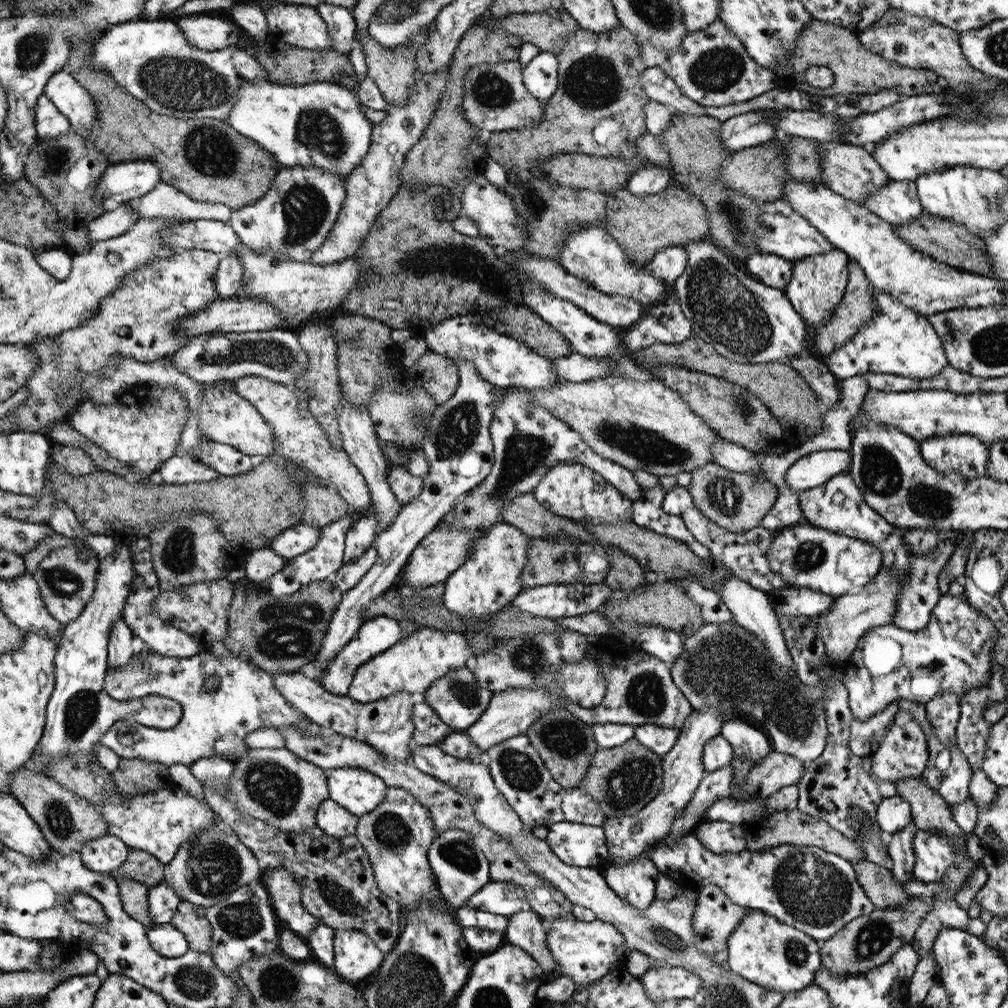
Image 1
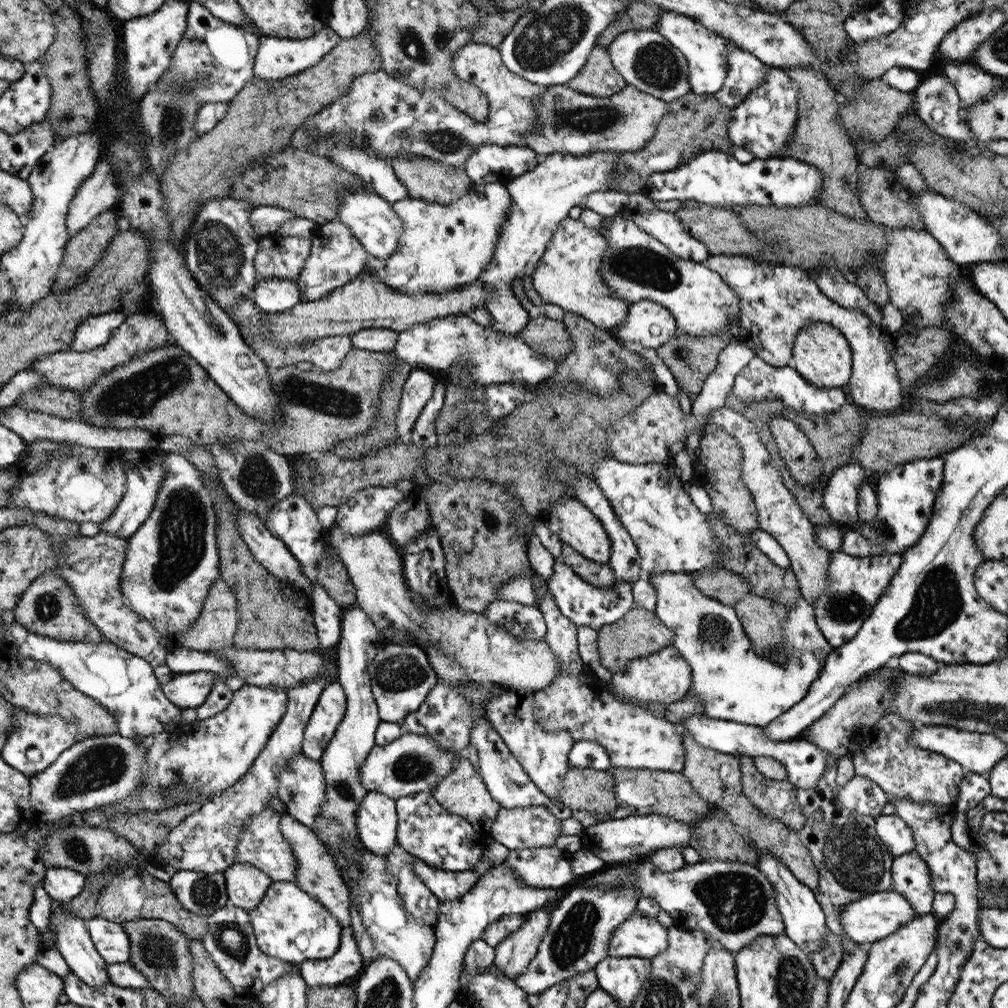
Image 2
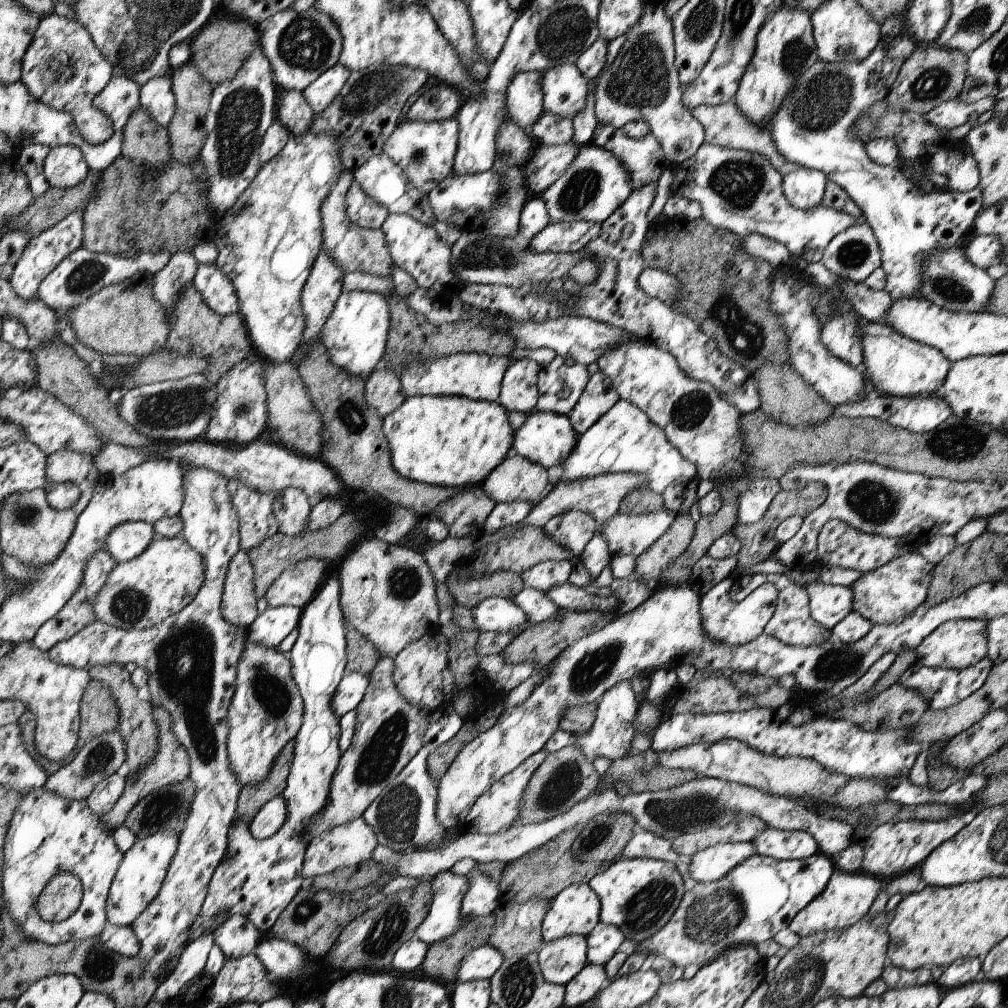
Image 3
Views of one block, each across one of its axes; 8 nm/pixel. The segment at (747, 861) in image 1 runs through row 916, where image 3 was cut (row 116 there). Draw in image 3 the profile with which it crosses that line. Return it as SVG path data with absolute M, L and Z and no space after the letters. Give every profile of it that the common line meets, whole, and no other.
M908 33L900 34L892 40L892 42L886 42L886 40L880 40L878 42L878 46L864 58L864 60L844 60L839 62L824 62L824 60L818 60L814 66L810 66L806 70L806 72L802 72L802 76L798 76L798 79L794 82L794 86L790 88L790 92L788 92L788 96L784 98L784 102L782 102L782 106L774 112L774 118L770 118L768 122L766 122L766 129L770 132L770 138L772 138L772 142L774 142L774 148L776 148L776 152L780 152L780 156L786 160L786 163L790 164L798 164L798 166L806 167L810 169L818 170L822 172L827 181L832 181L838 187L841 187L847 194L850 196L850 199L862 210L863 216L862 219L866 222L870 228L872 228L872 232L874 232L874 236L876 236L876 240L878 242L878 246L881 249L882 254L882 263L881 267L884 272L886 272L886 286L884 291L890 296L890 299L893 302L898 302L898 300L908 300L908 298L912 298L913 296L919 295L918 290L920 290L920 286L922 286L922 276L924 276L924 262L930 258L930 254L934 254L936 250L950 250L950 248L954 248L954 246L960 246L960 238L966 235L969 231L968 228L973 226L974 218L976 218L976 214L978 214L978 210L983 206L983 193L982 188L977 187L968 193L962 192L954 192L950 191L947 188L938 189L935 188L932 192L922 192L922 190L914 185L914 182L911 182L907 175L901 172L901 170L895 165L878 165L876 162L872 162L869 160L867 156L866 145L858 136L858 130L856 130L856 122L858 122L858 116L862 116L864 112L868 112L870 106L877 106L882 103L882 100L886 99L886 96L890 93L894 82L899 74L900 68L902 68L902 64L911 56L914 52L915 48L918 46L916 40L910 36Z

